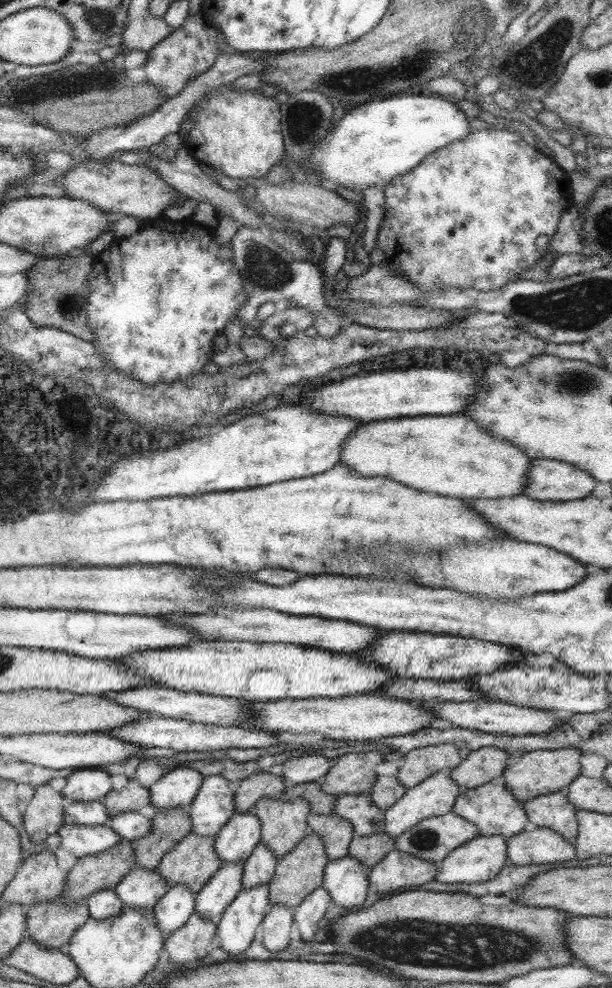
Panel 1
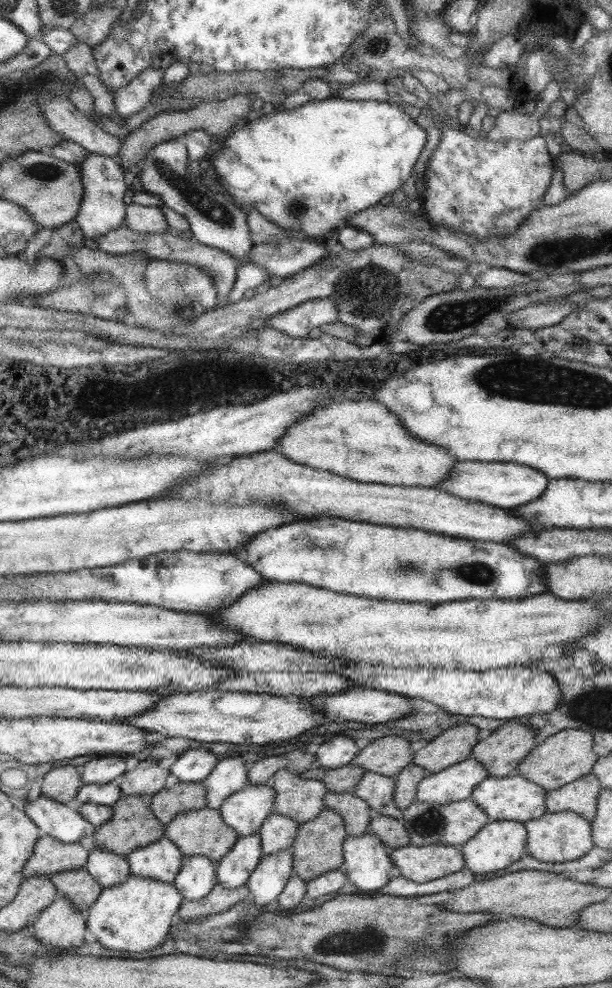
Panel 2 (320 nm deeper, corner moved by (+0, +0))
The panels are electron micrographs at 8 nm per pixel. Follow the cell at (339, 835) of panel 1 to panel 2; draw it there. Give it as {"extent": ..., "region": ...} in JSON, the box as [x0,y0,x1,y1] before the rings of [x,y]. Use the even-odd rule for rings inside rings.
{"extent":[324,791,373,836],"region":[[[327,791],[324,795],[326,809],[332,809],[343,816],[348,836],[358,836],[370,830],[373,817],[365,800],[358,798],[353,791],[335,793]]]}

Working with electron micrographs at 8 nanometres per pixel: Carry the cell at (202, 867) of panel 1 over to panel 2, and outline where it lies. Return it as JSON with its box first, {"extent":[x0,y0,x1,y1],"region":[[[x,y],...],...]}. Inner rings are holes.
{"extent":[165,808,239,864],"region":[[[208,808],[191,810],[178,813],[165,827],[166,838],[169,838],[181,851],[184,856],[202,855],[210,859],[214,864],[230,852],[232,846],[239,837],[236,831],[222,820],[219,811]]]}

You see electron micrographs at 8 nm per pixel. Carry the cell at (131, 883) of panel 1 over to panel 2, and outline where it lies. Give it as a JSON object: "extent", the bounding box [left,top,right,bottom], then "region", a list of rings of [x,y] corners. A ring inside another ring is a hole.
{"extent":[127,836,183,884],"region":[[[165,836],[134,849],[127,857],[131,875],[172,884],[183,863],[182,851]]]}

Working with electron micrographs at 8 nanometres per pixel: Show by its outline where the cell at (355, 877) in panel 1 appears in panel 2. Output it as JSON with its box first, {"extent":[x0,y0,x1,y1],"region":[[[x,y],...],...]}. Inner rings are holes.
{"extent":[340,831,394,890],"region":[[[369,831],[358,836],[347,836],[343,842],[343,865],[340,870],[346,873],[349,881],[360,890],[378,890],[388,882],[388,872],[394,868],[387,853],[386,845]]]}

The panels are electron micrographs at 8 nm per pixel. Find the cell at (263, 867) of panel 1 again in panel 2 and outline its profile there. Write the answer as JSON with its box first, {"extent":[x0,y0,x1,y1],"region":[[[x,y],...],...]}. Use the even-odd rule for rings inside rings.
{"extent":[259,813,299,854],"region":[[[270,813],[259,830],[264,854],[274,854],[290,849],[297,837],[299,825],[293,818],[286,815]]]}

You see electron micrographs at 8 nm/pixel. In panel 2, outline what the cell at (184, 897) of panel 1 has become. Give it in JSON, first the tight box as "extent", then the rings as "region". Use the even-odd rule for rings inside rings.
{"extent":[173,855,217,900],"region":[[[202,855],[183,857],[181,869],[173,883],[184,900],[200,900],[210,894],[217,883],[216,867],[216,864]]]}

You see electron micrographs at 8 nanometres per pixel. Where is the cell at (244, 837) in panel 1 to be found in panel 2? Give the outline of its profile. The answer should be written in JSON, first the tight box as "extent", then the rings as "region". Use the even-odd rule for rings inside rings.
{"extent":[218,783,275,837],"region":[[[248,783],[242,790],[230,794],[218,811],[222,820],[243,837],[259,832],[266,817],[274,812],[274,803],[275,790],[270,783]]]}

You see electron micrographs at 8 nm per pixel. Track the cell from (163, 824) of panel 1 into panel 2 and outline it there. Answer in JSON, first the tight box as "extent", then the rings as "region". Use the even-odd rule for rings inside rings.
{"extent":[149,782,206,826],"region":[[[178,782],[172,788],[163,788],[150,797],[149,807],[154,816],[166,826],[178,813],[206,807],[206,793],[204,783]]]}

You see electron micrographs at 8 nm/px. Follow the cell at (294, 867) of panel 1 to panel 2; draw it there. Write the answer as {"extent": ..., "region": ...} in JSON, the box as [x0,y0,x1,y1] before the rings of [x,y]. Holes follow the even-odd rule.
{"extent":[290,808,347,883],"region":[[[324,808],[314,820],[300,824],[290,848],[295,874],[307,883],[325,872],[340,869],[344,862],[343,842],[347,836],[343,816],[332,809]]]}

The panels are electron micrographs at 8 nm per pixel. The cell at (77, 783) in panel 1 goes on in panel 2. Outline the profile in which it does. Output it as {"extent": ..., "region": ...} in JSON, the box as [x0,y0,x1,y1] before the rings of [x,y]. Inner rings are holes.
{"extent":[79,754,126,784],"region":[[[120,754],[95,756],[79,768],[80,778],[86,784],[113,783],[126,772],[126,757]]]}

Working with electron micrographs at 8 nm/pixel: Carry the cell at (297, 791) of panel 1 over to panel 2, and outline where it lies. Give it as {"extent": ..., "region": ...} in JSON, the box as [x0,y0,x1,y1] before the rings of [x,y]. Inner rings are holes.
{"extent":[300,763,364,793],"region":[[[348,763],[340,768],[324,768],[314,765],[306,769],[300,776],[306,780],[320,780],[326,785],[328,791],[343,793],[352,791],[360,783],[364,774],[364,769]]]}

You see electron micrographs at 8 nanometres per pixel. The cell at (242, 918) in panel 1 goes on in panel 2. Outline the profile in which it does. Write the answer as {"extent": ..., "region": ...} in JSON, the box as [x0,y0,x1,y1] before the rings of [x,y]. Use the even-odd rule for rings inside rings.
{"extent":[245,849,295,912],"region":[[[291,849],[274,854],[262,854],[258,866],[245,884],[252,894],[252,910],[260,912],[261,906],[277,900],[288,879],[295,874]]]}

